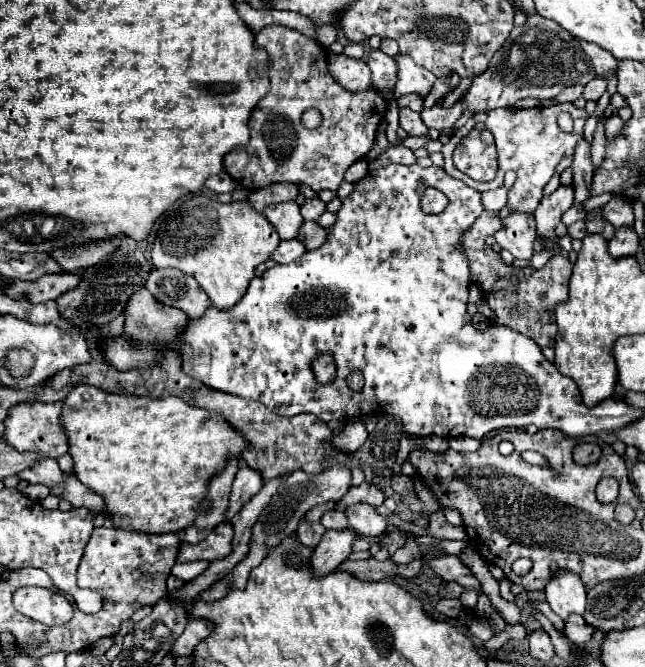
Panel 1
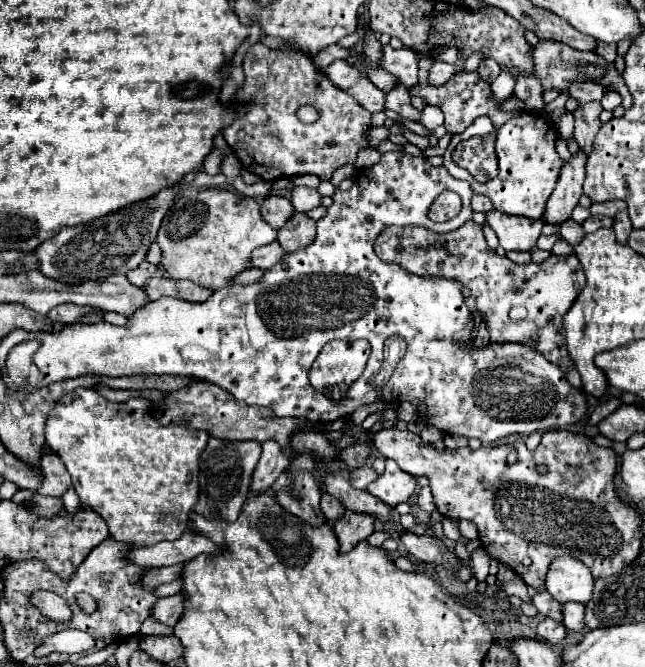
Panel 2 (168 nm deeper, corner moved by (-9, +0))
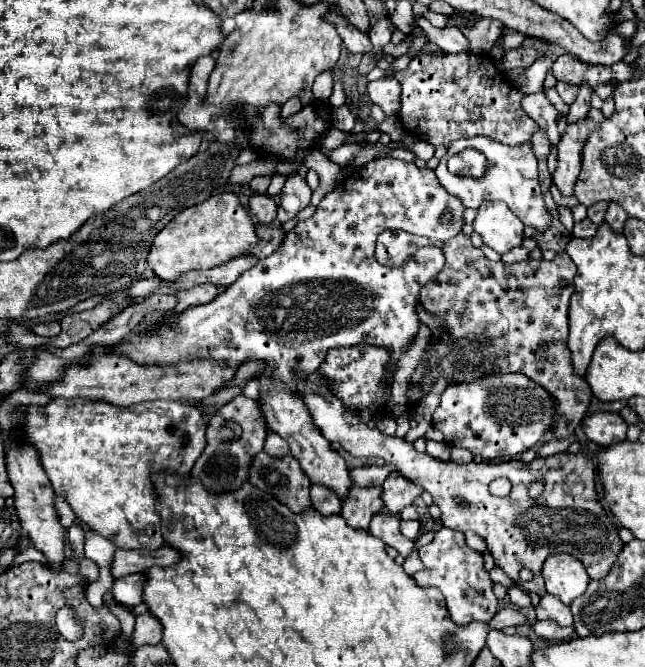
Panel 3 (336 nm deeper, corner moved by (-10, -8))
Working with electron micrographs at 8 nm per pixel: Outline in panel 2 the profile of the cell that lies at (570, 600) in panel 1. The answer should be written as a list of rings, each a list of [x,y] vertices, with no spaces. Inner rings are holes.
[[[560,556],[550,564],[546,576],[546,590],[560,604],[580,602],[586,604],[592,600],[594,578],[586,566],[570,556]]]

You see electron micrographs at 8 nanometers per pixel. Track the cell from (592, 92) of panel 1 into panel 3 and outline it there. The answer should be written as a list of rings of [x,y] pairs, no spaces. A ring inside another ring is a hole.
[[[557,82],[555,88],[557,88],[559,96],[563,98],[563,102],[567,102],[567,104],[573,104],[573,100],[577,98],[577,92],[579,92],[579,86],[573,86],[567,82]]]

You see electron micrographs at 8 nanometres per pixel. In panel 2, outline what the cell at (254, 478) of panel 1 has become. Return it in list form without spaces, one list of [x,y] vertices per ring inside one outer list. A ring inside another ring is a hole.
[[[264,442],[260,462],[258,462],[254,476],[252,476],[250,494],[260,494],[260,492],[270,490],[270,486],[286,470],[288,464],[290,464],[290,458],[282,454],[282,450],[278,448],[276,442]]]

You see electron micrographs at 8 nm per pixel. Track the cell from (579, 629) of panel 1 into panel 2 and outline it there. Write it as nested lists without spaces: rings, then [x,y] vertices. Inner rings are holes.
[[[564,604],[564,626],[572,632],[582,632],[584,630],[584,604]]]

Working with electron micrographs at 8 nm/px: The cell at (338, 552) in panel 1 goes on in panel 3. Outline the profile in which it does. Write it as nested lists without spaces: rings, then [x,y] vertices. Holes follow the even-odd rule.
[[[353,484],[341,506],[341,516],[347,520],[347,524],[353,528],[367,530],[367,524],[371,522],[373,512],[383,510],[381,492],[383,492],[381,486],[361,488],[361,486]]]

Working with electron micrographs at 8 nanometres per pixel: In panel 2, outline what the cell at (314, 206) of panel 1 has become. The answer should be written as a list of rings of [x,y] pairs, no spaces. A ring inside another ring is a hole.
[[[296,186],[292,190],[292,202],[294,202],[296,212],[308,212],[308,210],[312,210],[312,208],[316,208],[316,206],[322,204],[322,196],[314,188]]]

